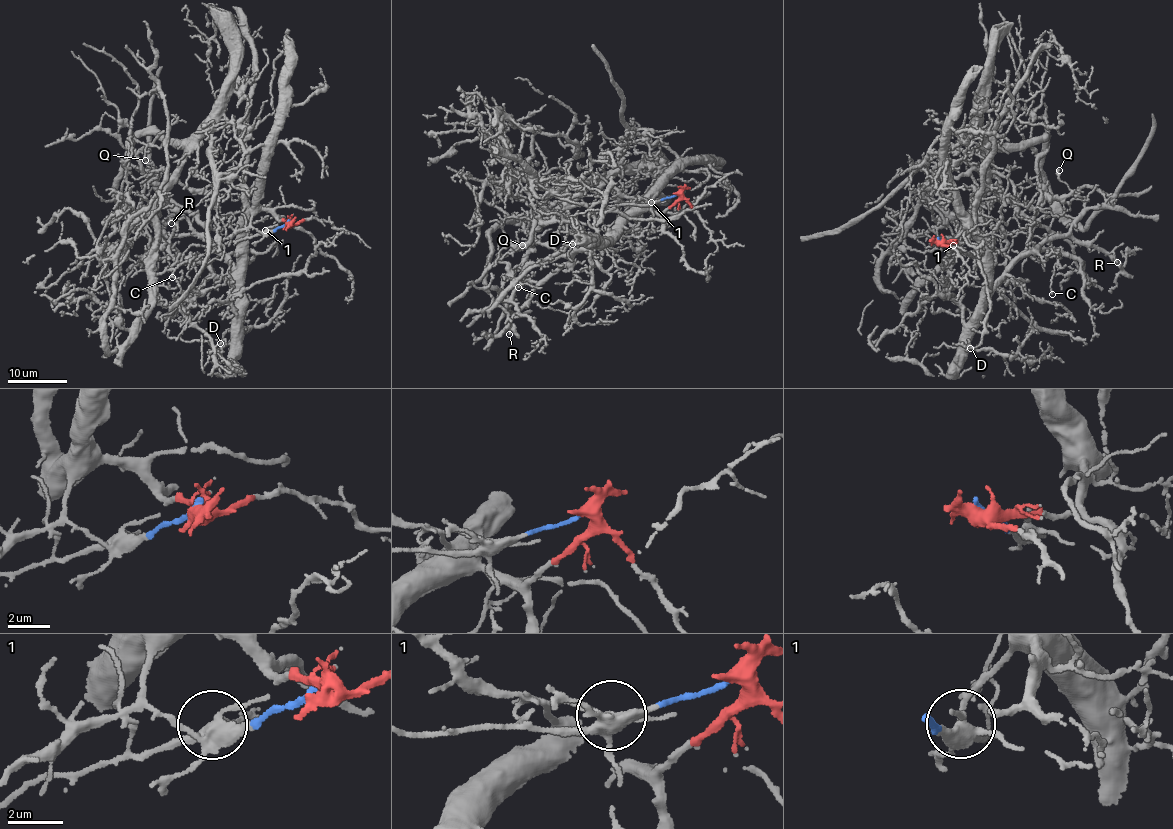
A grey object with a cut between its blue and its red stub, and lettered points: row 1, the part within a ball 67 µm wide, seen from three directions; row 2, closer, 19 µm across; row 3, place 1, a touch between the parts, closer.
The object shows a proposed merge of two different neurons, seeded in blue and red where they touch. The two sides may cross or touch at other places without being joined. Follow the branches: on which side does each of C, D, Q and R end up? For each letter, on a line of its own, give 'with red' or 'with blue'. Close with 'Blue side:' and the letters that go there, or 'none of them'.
C: with blue
D: with red
Q: with blue
R: with red
Blue side: C, Q

